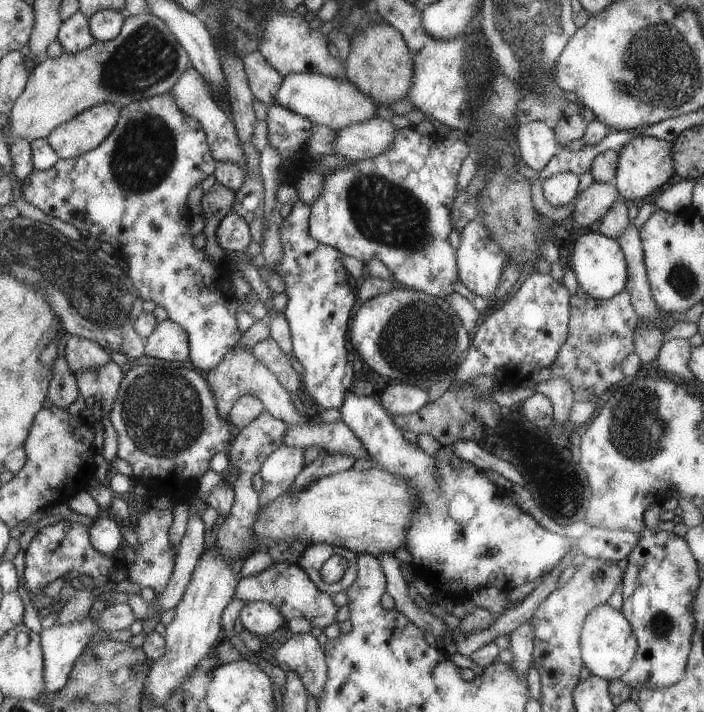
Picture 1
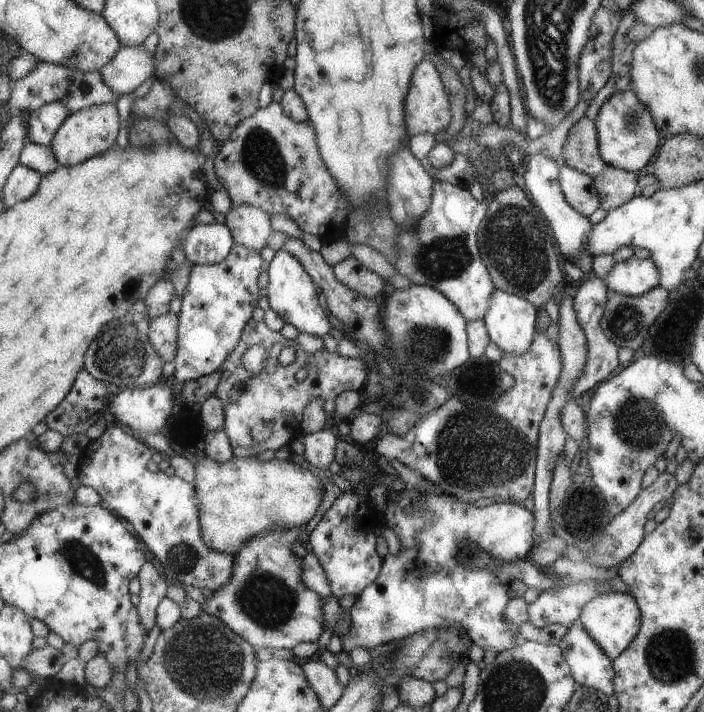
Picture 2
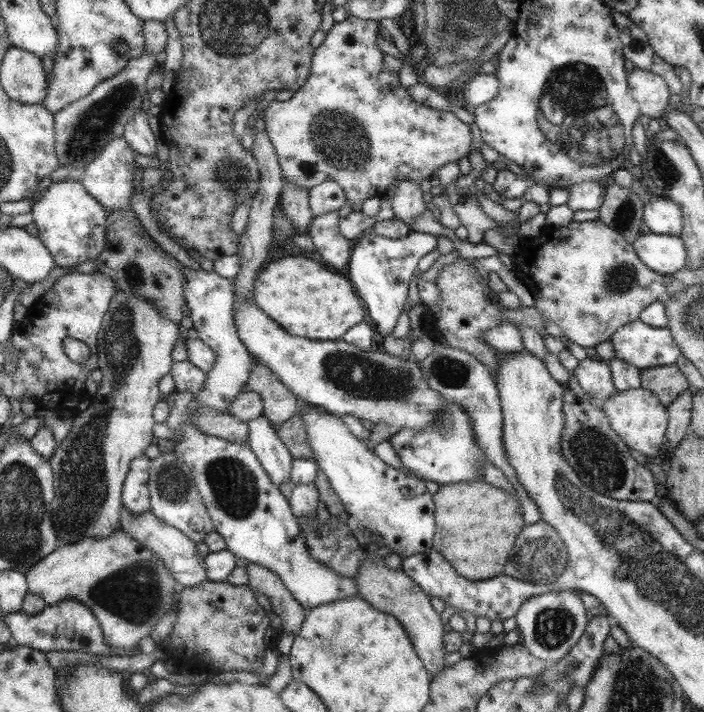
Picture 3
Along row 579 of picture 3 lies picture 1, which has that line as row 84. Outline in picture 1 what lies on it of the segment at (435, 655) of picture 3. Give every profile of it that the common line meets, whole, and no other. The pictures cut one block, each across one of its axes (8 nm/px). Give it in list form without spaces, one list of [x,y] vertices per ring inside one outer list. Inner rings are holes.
[[[385,22],[367,24],[357,35],[350,36],[350,48],[344,64],[347,80],[378,106],[406,98],[413,84],[413,60],[405,38]]]

